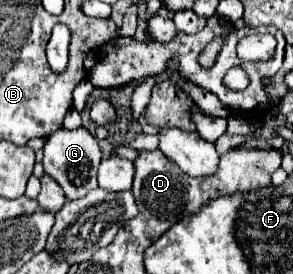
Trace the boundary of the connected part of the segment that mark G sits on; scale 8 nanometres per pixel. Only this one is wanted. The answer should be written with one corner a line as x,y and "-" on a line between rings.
80,126
76,130
68,130
68,128
60,128
54,134
44,136
44,172
48,176
52,176
64,190
66,198
82,198
86,196
88,190
96,188
96,172
102,160
102,150
96,142
96,138
90,134
88,128

